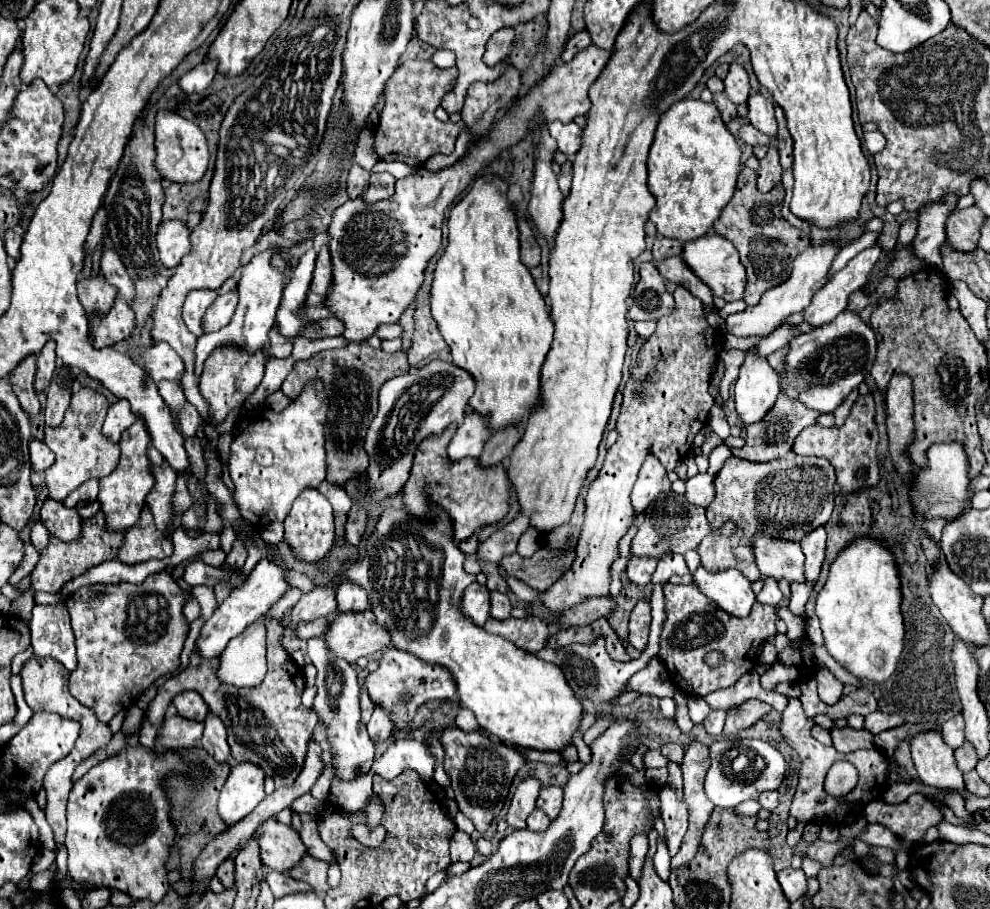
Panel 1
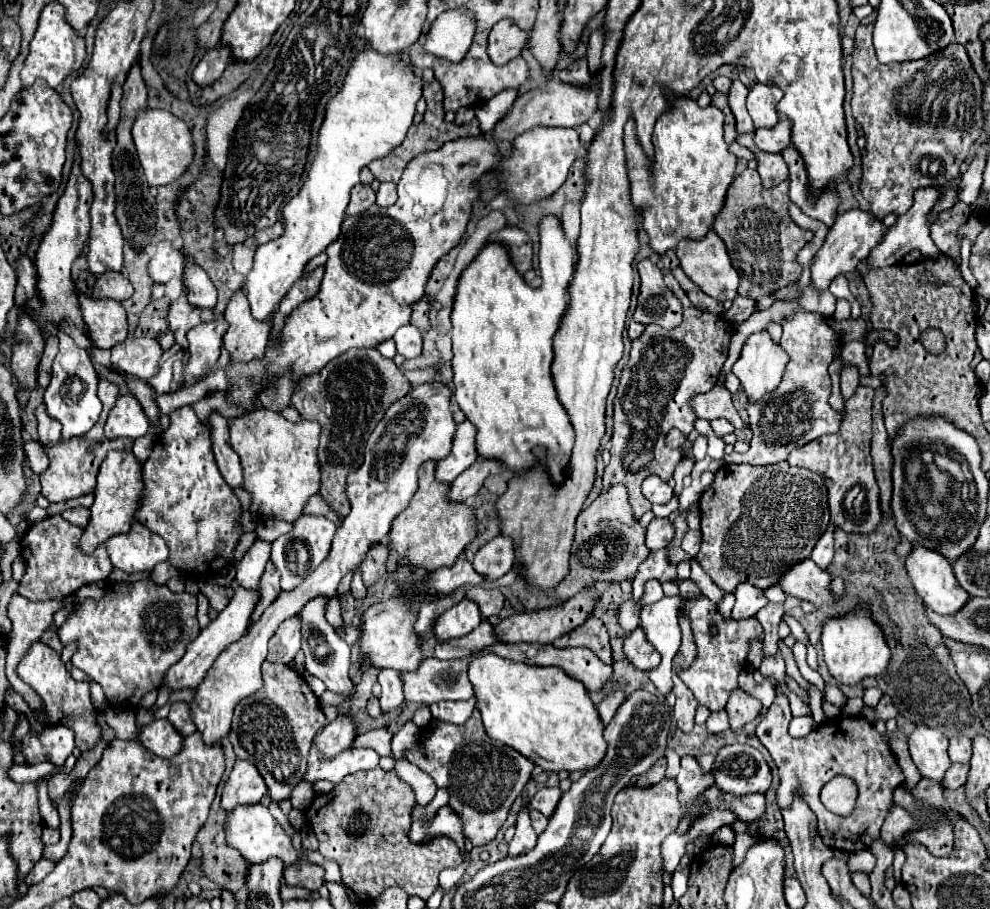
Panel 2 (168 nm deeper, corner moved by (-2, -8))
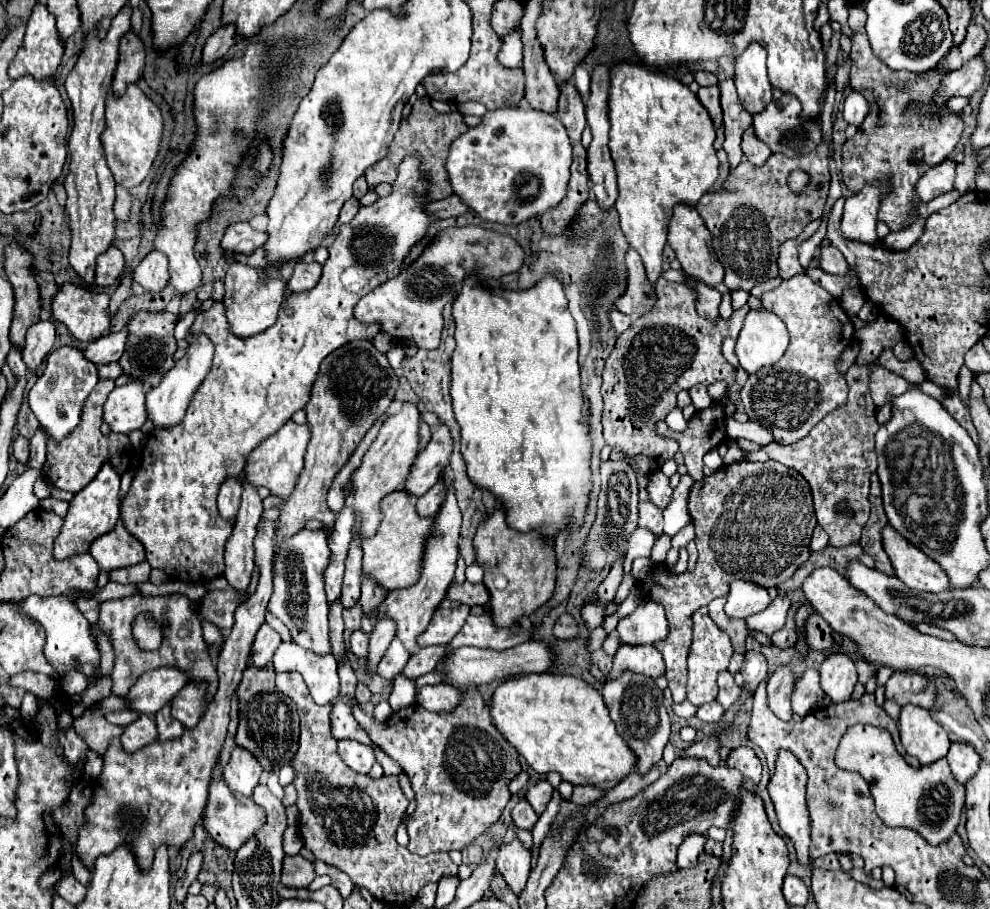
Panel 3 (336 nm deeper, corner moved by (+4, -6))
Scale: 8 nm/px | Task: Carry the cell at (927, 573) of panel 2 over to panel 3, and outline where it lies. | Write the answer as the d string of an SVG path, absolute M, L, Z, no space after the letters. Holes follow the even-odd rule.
M890 524L882 528L882 546L894 566L896 576L914 590L942 592L948 590L948 578L940 566L900 536Z

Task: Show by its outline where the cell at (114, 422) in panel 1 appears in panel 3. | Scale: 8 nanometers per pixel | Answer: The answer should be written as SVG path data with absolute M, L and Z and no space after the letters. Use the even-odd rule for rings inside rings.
M128 382L114 388L104 402L104 420L112 432L130 434L146 422L146 392L140 382Z

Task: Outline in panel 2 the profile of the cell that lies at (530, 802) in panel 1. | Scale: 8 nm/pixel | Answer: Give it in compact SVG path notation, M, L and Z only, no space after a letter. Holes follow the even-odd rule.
M522 808L518 812L518 818L516 818L516 834L512 838L512 842L508 844L508 854L510 856L516 856L516 854L522 854L530 848L534 848L536 844L536 832L530 824L530 816L528 816L528 808Z

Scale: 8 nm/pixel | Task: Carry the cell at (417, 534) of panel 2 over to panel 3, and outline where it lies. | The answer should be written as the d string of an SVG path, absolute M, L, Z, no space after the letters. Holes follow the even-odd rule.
M392 492L388 498L382 498L380 510L384 514L376 534L372 538L362 540L364 548L364 560L362 560L362 576L374 580L378 586L386 590L398 590L398 588L408 588L420 578L420 558L424 550L424 542L428 538L428 532L432 530L434 518L420 518L416 514L416 508L408 494L402 492Z

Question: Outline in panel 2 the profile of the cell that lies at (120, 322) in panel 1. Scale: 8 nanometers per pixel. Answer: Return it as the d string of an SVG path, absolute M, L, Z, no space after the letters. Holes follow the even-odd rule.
M80 296L80 310L96 348L110 350L128 338L126 310L120 302Z

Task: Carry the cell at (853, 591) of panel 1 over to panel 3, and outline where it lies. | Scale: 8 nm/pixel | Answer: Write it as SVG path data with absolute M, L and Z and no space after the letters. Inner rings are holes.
M836 652L822 662L818 672L822 690L834 704L850 700L856 684L856 666L850 660L850 656Z

